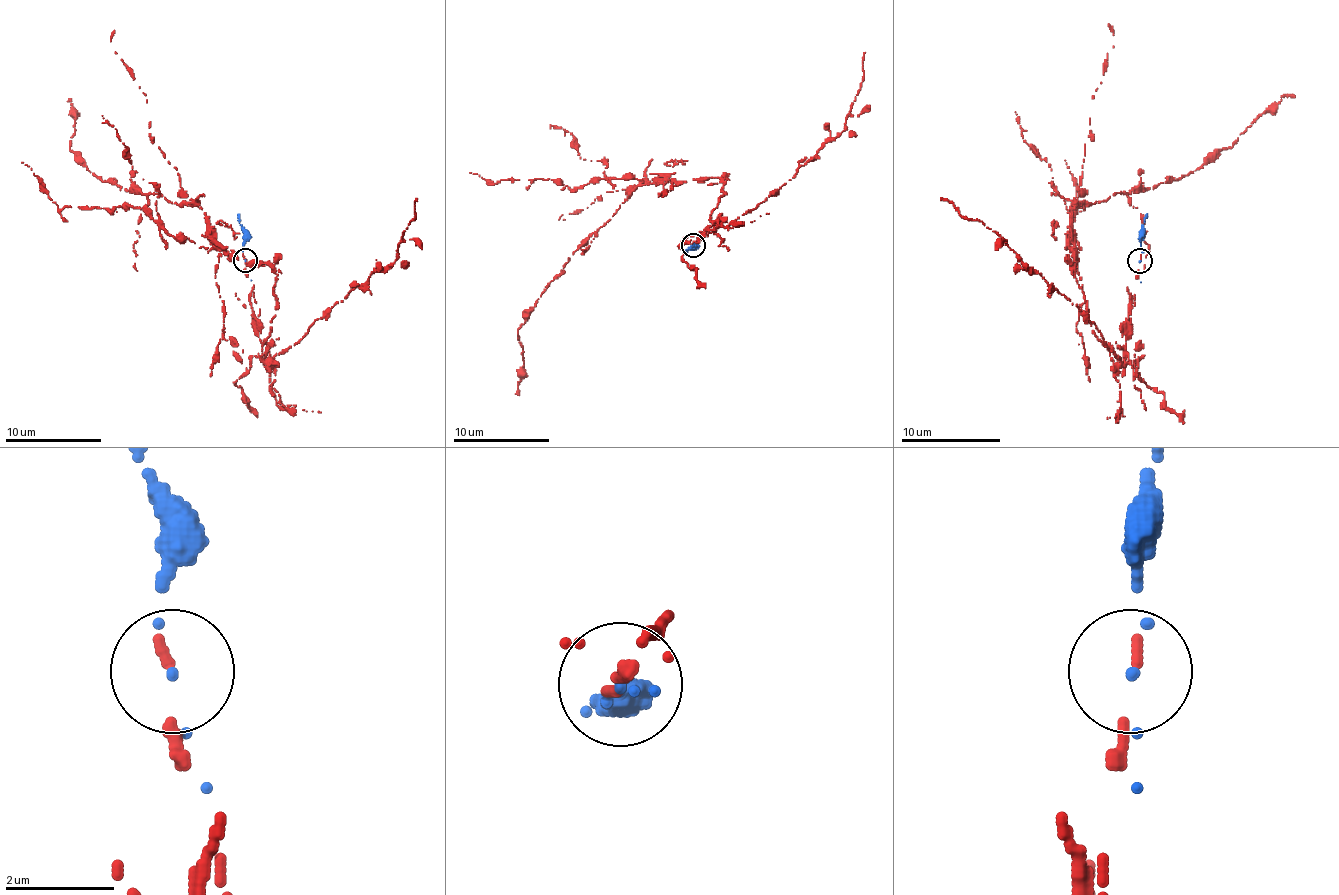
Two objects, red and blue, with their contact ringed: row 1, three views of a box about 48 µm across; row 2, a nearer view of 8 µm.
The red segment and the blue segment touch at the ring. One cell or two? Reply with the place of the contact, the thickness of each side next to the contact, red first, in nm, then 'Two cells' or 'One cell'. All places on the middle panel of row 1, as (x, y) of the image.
Place: (693, 245). Thickness 140 nm (red) against 90 nm. Two cells

